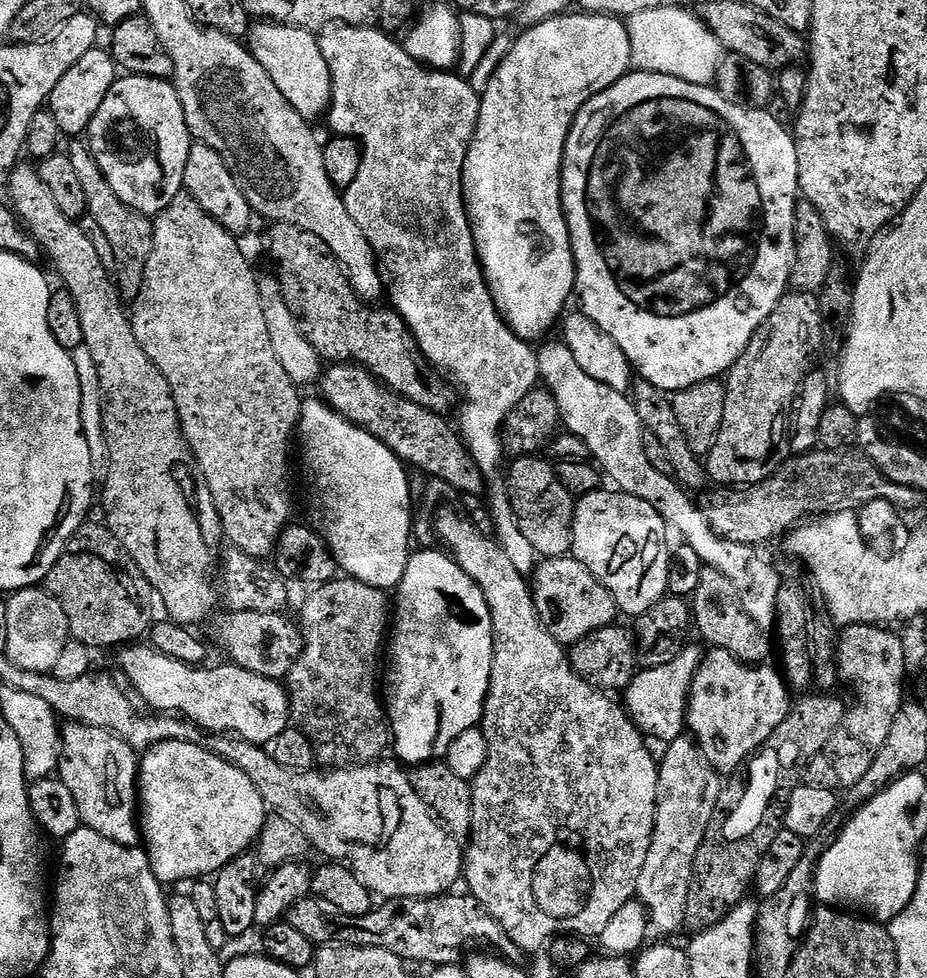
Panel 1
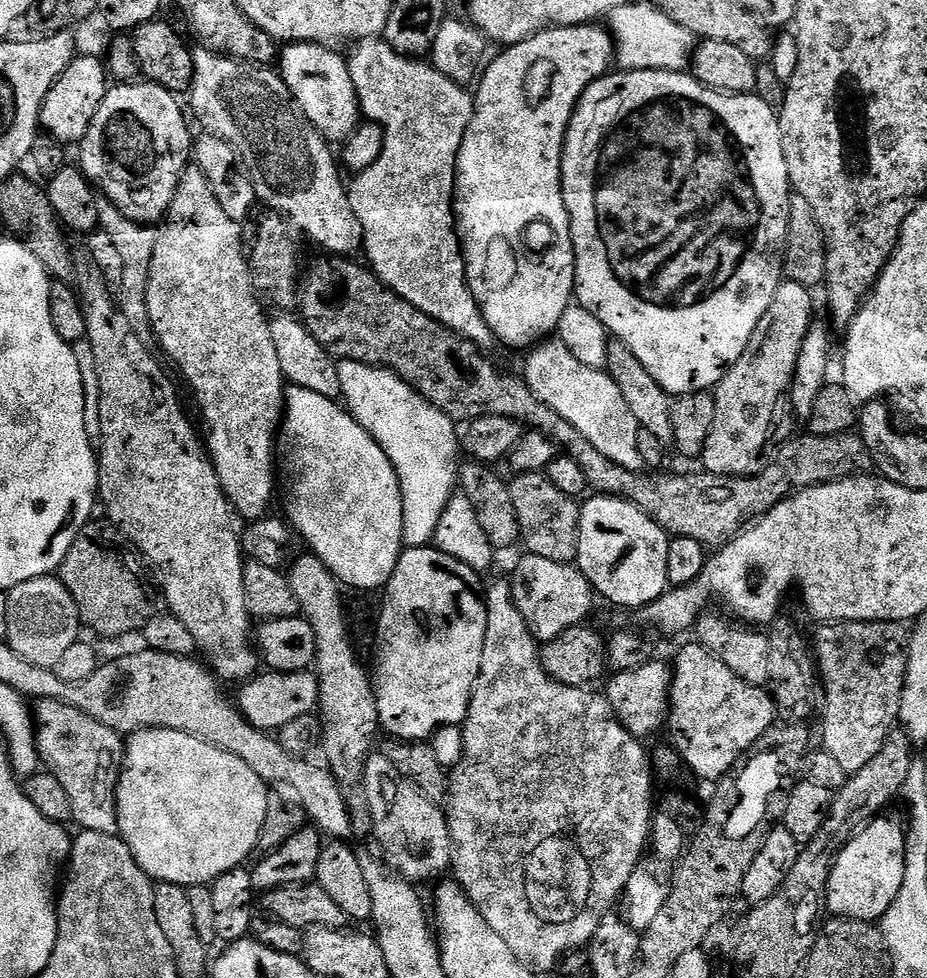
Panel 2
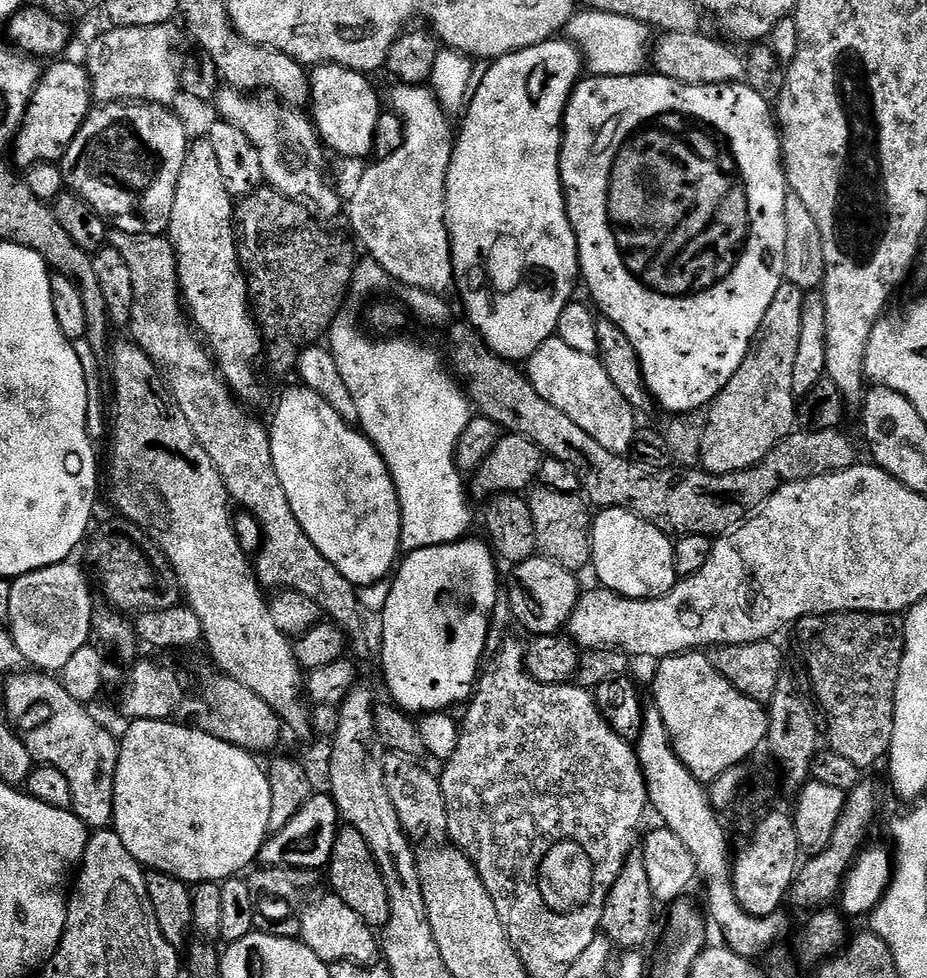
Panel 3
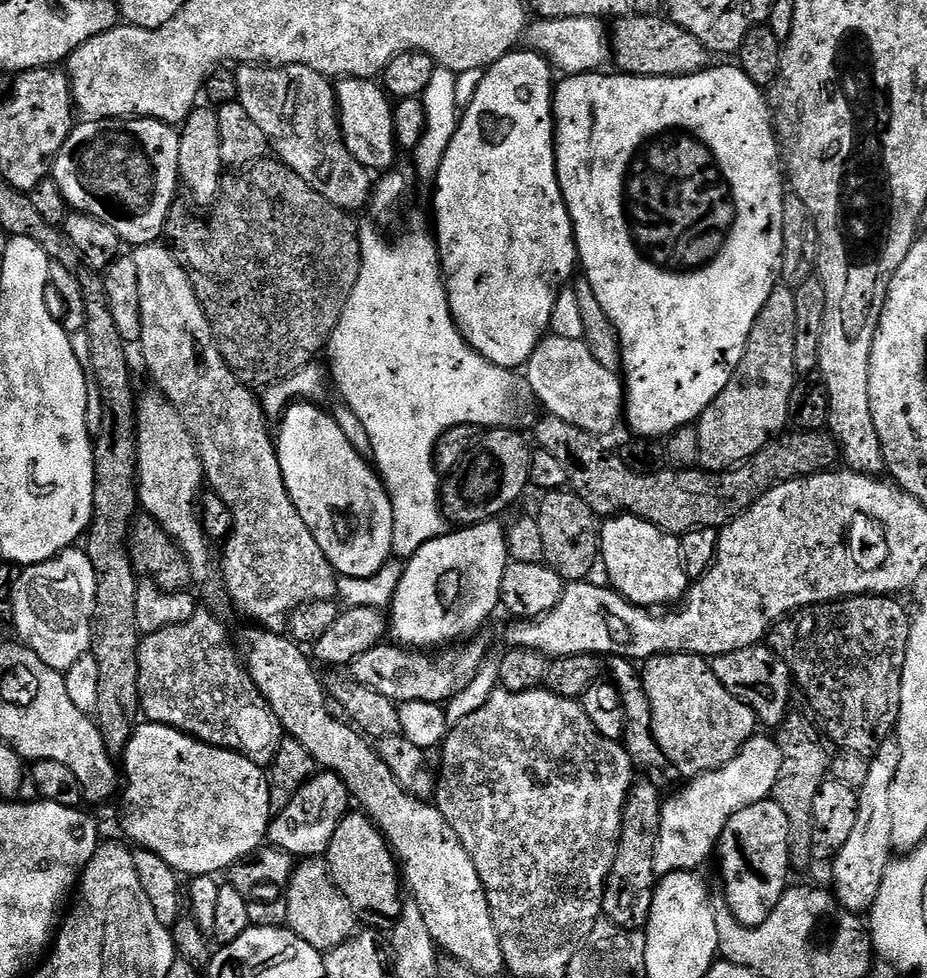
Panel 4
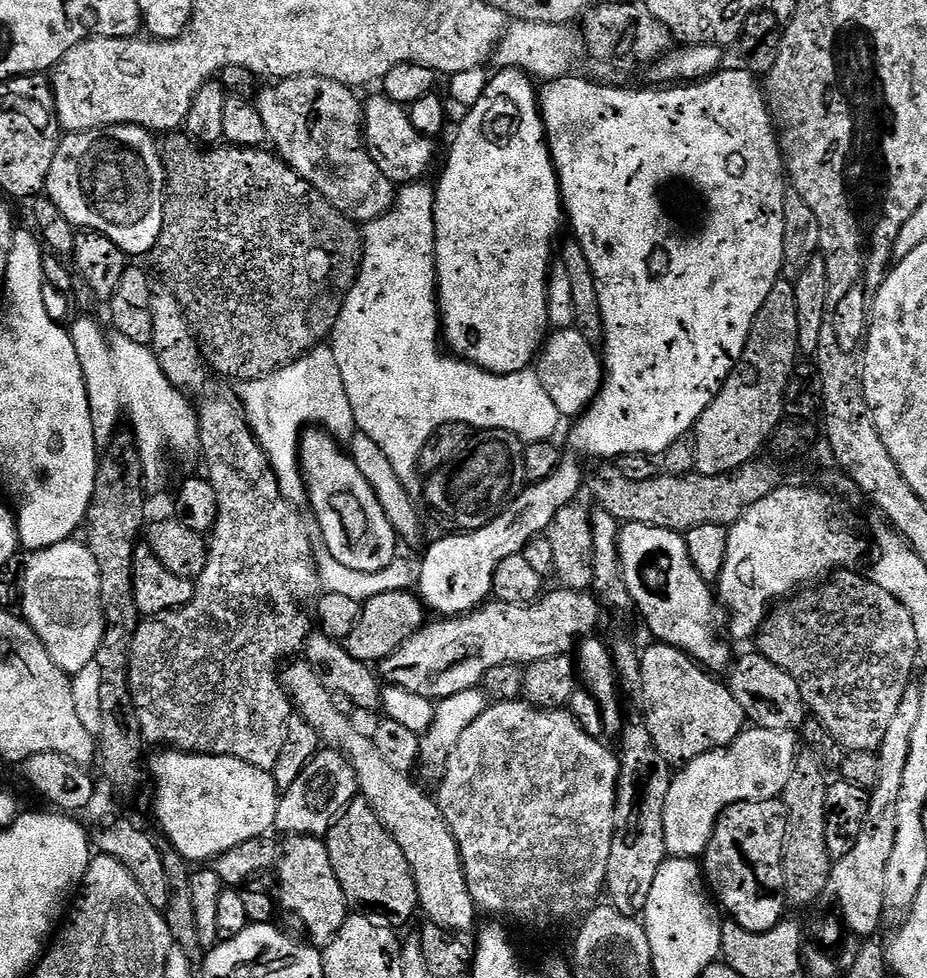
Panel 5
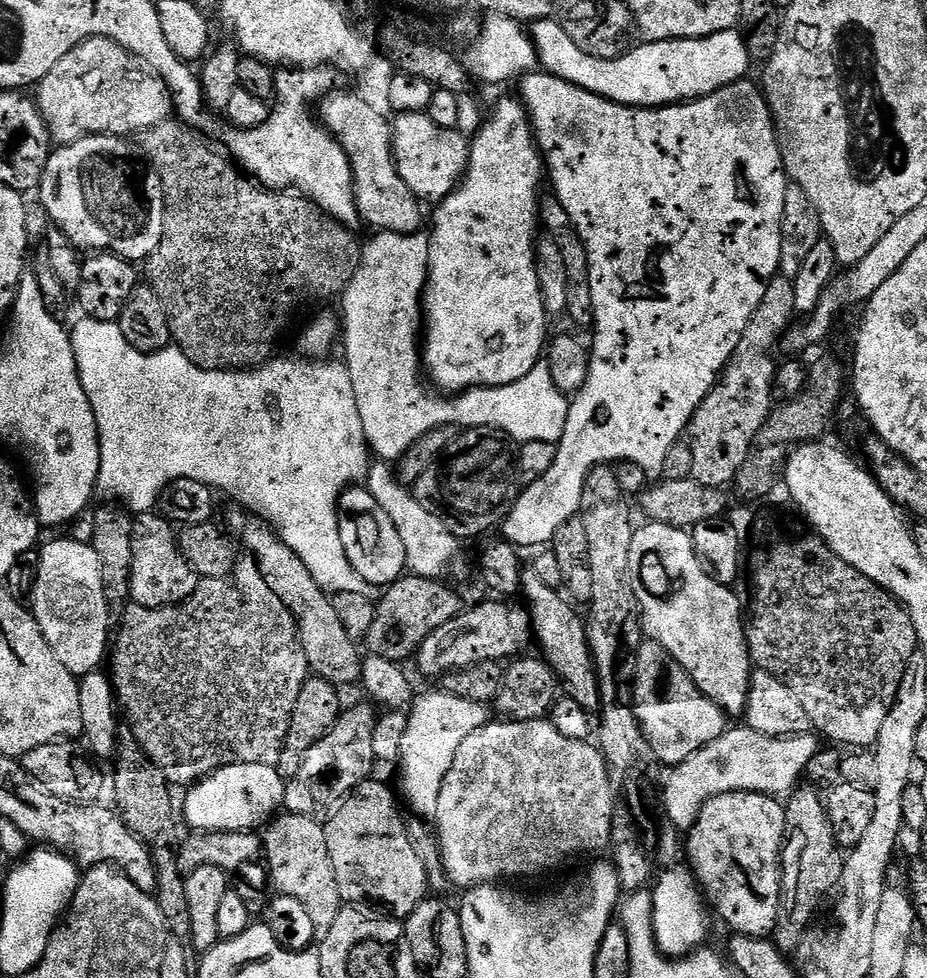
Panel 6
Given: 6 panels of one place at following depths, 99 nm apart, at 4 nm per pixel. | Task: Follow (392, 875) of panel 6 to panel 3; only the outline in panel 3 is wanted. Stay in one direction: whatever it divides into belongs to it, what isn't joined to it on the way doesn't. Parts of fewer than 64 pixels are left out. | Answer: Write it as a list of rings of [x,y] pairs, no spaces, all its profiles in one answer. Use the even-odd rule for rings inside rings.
[[[344,826],[337,831],[332,858],[326,865],[326,880],[332,883],[334,895],[342,898],[342,902],[346,902],[346,906],[350,906],[350,910],[362,918],[362,922],[369,924],[373,930],[383,929],[384,923],[390,918],[386,882],[382,882],[382,874],[370,846],[366,846],[366,838],[362,838],[356,828]]]

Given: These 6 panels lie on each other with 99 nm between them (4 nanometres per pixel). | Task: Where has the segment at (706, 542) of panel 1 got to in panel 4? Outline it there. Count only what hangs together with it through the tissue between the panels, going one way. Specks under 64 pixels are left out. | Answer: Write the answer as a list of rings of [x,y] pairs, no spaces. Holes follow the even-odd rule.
[[[545,335],[528,359],[527,372],[527,387],[531,395],[533,392],[540,399],[547,415],[562,418],[562,422],[570,422],[597,438],[604,438],[607,432],[615,430],[619,420],[621,423],[626,403],[621,377],[594,362],[594,354],[590,354],[583,340]]]

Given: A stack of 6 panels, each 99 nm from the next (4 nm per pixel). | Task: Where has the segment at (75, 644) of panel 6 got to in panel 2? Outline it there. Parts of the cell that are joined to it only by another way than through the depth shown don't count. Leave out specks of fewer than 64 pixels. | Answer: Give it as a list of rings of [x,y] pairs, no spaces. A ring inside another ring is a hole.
[[[55,575],[39,576],[30,582],[22,582],[14,586],[8,592],[8,622],[6,625],[6,639],[8,644],[26,662],[34,662],[34,666],[55,669],[57,664],[62,661],[66,650],[70,649],[76,641],[81,639],[82,621],[80,611],[66,586]]]

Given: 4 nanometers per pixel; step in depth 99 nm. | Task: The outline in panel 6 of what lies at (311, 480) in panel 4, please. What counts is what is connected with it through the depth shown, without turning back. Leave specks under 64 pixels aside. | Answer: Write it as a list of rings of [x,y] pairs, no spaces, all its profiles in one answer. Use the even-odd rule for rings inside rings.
[[[353,486],[341,494],[336,517],[346,558],[350,558],[350,566],[354,566],[366,582],[374,586],[387,586],[405,575],[408,567],[406,546],[402,546],[402,537],[398,535],[398,530],[394,530],[394,522],[386,518],[386,510],[374,502],[367,487]]]

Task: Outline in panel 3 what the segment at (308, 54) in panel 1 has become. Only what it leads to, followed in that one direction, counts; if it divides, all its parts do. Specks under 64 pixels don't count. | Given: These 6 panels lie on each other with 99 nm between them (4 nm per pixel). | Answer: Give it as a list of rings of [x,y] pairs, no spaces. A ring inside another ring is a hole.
[[[317,64],[310,72],[310,119],[316,125],[323,147],[329,153],[360,160],[373,155],[372,139],[382,111],[380,96],[363,72],[337,64]]]

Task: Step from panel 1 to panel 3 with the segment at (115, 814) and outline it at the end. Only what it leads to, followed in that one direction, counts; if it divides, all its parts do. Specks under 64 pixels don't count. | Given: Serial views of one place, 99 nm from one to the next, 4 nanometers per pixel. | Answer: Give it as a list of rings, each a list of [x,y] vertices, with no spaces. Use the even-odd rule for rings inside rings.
[[[39,670],[17,671],[7,677],[8,685],[4,688],[5,707],[9,719],[17,732],[24,738],[24,745],[30,750],[33,761],[49,764],[62,774],[66,774],[66,782],[70,782],[74,811],[82,823],[92,830],[104,830],[113,823],[112,807],[114,806],[114,784],[116,767],[119,764],[120,745],[117,737],[112,737],[90,713],[83,703],[75,700],[66,692],[61,681],[55,675],[45,674]]]

